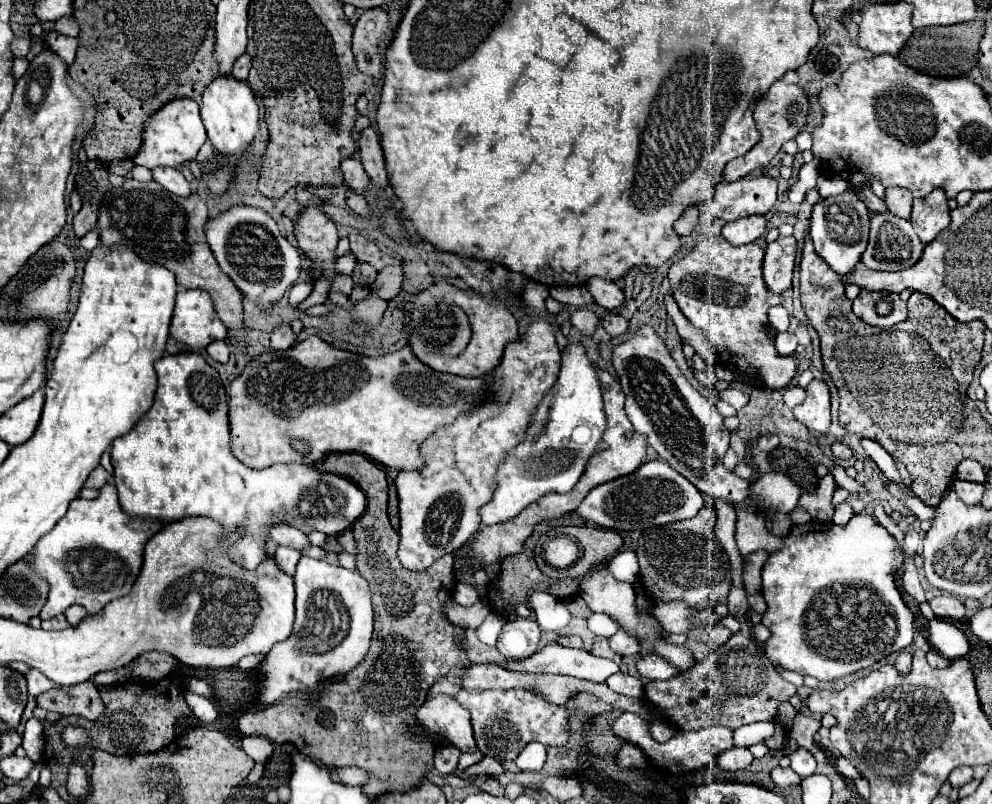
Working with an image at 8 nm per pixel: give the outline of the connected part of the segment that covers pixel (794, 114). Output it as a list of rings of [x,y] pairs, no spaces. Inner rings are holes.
[[[775,81],[769,91],[755,103],[755,111],[753,111],[753,119],[755,119],[755,125],[761,133],[761,139],[759,143],[749,151],[745,153],[743,157],[737,157],[733,161],[727,163],[725,171],[723,171],[723,181],[737,181],[741,177],[745,177],[747,173],[755,171],[755,169],[761,169],[761,167],[767,167],[771,163],[771,159],[779,153],[781,145],[789,139],[793,139],[803,127],[805,127],[805,117],[807,117],[807,111],[809,111],[809,103],[807,103],[807,95],[803,93],[803,89],[799,85],[787,85],[783,81]]]

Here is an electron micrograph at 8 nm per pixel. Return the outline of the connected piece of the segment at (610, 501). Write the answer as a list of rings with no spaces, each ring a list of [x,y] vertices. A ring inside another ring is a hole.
[[[647,461],[631,475],[593,487],[575,509],[575,513],[581,519],[605,529],[635,531],[691,519],[701,509],[701,505],[703,495],[699,493],[699,489],[695,489],[691,481],[687,481],[681,473],[677,473],[675,469],[671,469],[671,465],[663,461]]]

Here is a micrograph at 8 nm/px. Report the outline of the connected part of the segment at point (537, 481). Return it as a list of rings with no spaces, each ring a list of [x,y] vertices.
[[[569,341],[561,351],[561,371],[555,387],[543,399],[535,425],[529,429],[523,445],[499,467],[499,485],[493,501],[483,505],[485,525],[497,525],[515,519],[527,505],[547,493],[569,493],[581,479],[591,455],[595,453],[607,427],[603,395],[595,365],[589,361],[581,341]]]

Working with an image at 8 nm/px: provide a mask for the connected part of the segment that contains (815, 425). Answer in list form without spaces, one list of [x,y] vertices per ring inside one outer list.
[[[813,379],[807,385],[807,399],[793,409],[795,419],[815,433],[825,433],[831,423],[829,389],[823,381]]]

